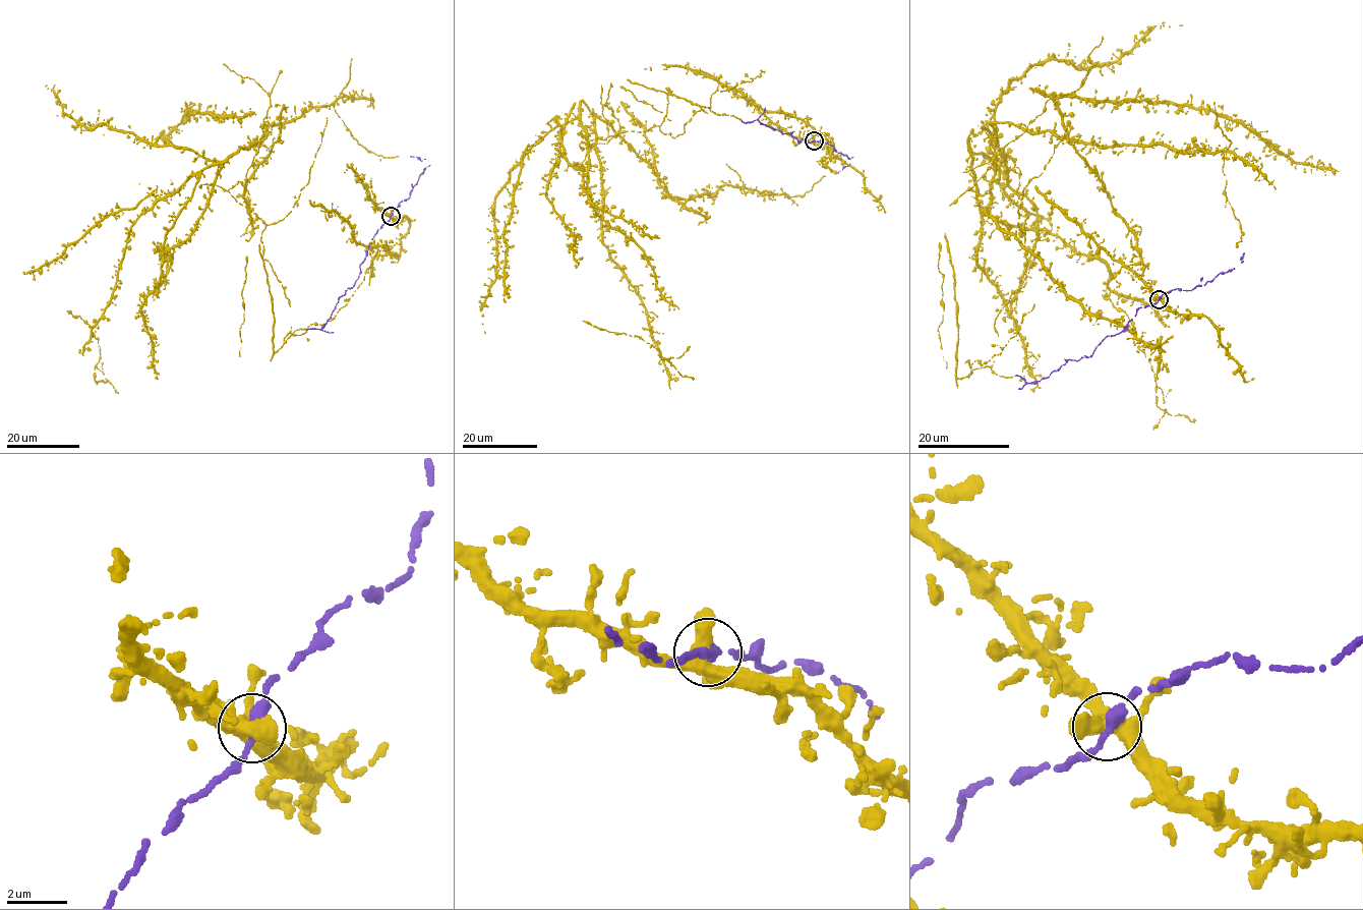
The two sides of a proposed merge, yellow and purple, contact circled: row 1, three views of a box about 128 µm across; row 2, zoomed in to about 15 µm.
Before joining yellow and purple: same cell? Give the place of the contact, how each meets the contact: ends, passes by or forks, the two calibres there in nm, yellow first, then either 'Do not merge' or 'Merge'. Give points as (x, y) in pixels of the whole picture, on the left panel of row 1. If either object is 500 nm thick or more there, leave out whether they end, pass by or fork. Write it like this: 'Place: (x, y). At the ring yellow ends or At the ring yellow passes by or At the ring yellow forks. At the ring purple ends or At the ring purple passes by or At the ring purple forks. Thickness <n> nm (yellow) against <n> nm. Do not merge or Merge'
Place: (391, 216). At the ring yellow forks. At the ring purple passes by. Thickness 380 nm (yellow) against 320 nm. Merge

